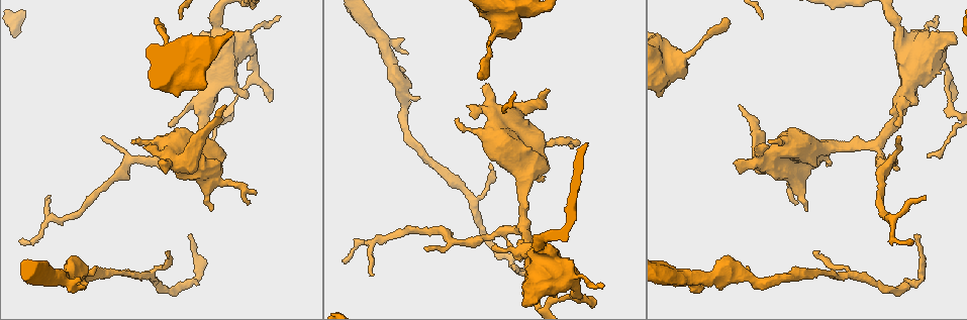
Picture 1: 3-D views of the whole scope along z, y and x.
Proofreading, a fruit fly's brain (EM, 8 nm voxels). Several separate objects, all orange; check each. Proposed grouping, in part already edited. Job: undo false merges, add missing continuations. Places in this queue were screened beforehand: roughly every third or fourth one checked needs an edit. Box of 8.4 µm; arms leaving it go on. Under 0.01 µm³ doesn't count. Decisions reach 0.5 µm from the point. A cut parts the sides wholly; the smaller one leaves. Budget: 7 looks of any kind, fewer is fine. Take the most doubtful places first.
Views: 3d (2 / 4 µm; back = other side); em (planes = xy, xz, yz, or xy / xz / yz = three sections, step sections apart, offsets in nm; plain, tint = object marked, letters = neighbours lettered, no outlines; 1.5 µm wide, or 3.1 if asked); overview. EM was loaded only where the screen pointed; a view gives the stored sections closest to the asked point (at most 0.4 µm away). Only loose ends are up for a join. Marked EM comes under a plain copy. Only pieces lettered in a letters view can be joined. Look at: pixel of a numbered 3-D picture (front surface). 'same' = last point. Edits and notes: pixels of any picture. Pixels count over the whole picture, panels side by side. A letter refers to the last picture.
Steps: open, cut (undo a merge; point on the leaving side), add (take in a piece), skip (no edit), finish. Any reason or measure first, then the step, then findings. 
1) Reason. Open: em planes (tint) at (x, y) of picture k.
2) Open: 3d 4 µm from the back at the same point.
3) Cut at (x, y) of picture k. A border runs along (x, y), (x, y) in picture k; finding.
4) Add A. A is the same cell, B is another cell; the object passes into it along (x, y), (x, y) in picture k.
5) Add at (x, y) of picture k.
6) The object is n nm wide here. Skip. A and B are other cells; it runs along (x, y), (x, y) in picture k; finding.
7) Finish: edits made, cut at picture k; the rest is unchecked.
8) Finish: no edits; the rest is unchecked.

Free end. Open: em xy step 8 (tint) at (897, 167) of picture 1.

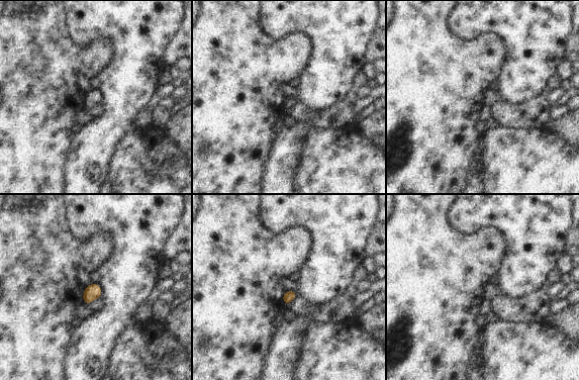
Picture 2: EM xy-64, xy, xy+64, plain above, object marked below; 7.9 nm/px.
What lies round it. Open: em xy step 8 (letters) at the same point.

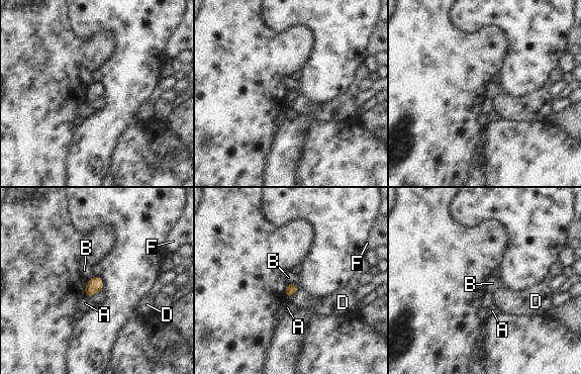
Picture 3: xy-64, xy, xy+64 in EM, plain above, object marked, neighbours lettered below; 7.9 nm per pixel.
Skip. A, B, D and F are other cells; none of them fits.

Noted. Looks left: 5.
Thin end. Open: em planes (tint) at (154, 19) of picture 1.

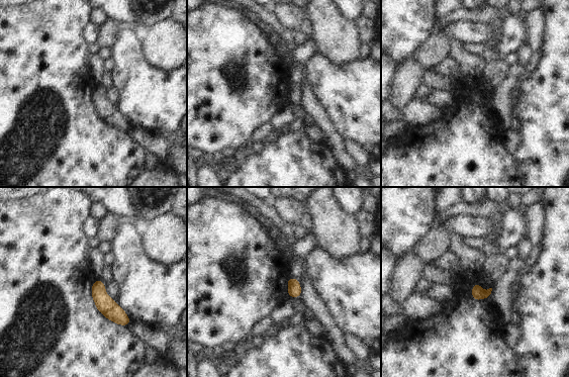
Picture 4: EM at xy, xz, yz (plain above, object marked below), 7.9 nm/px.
What lies round it. Open: em planes (letters) at the same point.

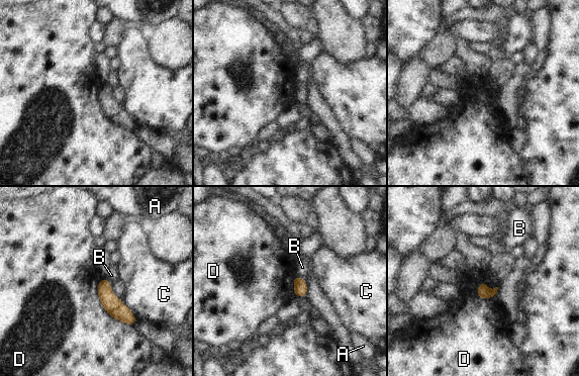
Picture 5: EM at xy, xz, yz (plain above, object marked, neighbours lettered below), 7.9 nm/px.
Skip. A, B, C and D are other cells; it runs along (102, 282), (105, 295), (131, 321) in picture 5; no lettered piece goes on from it.

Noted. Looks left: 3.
Stops while still wide. Open: 3d 4 µm at (162, 160) of picture 1.

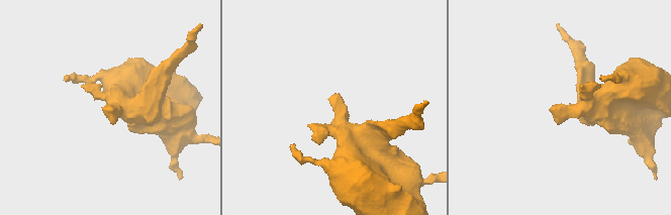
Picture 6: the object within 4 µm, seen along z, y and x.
Open: em planes (letters) at (550, 109) of picture 6.

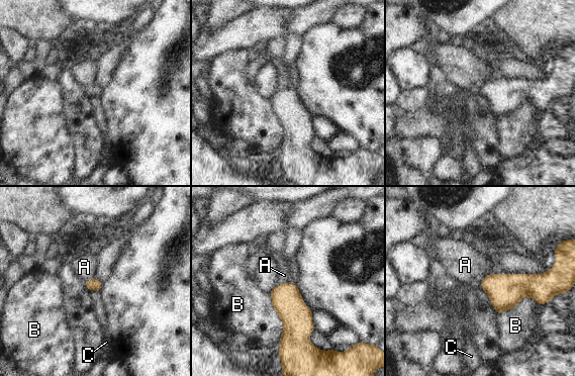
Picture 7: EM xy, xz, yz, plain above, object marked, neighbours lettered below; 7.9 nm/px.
Skip. A, B and C are other cells; no lettered piece goes on from it.

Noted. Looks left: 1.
Finish: no edits; the rest is unchecked.

